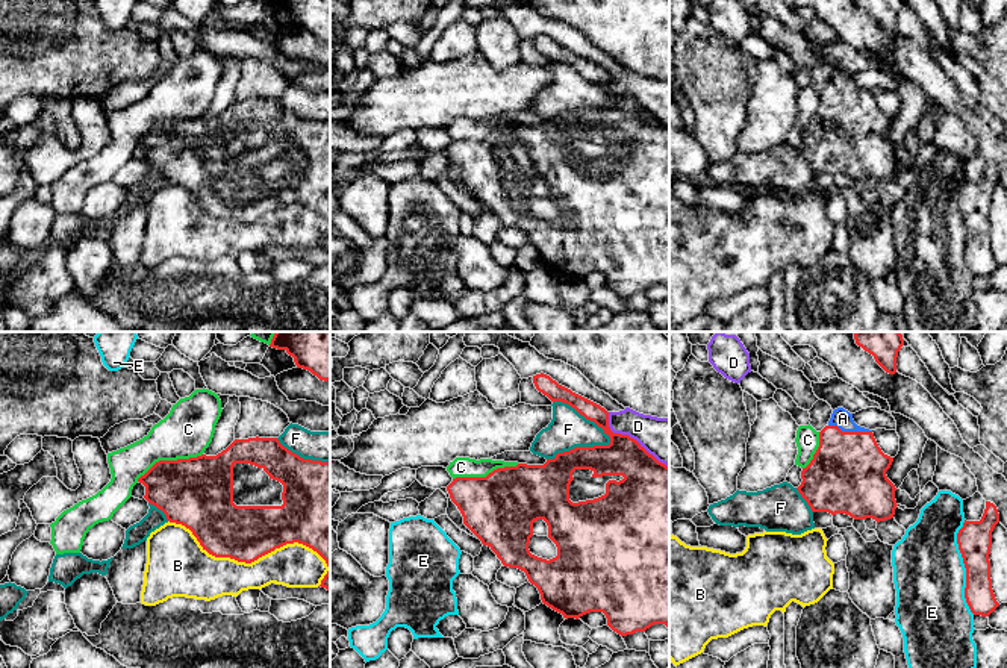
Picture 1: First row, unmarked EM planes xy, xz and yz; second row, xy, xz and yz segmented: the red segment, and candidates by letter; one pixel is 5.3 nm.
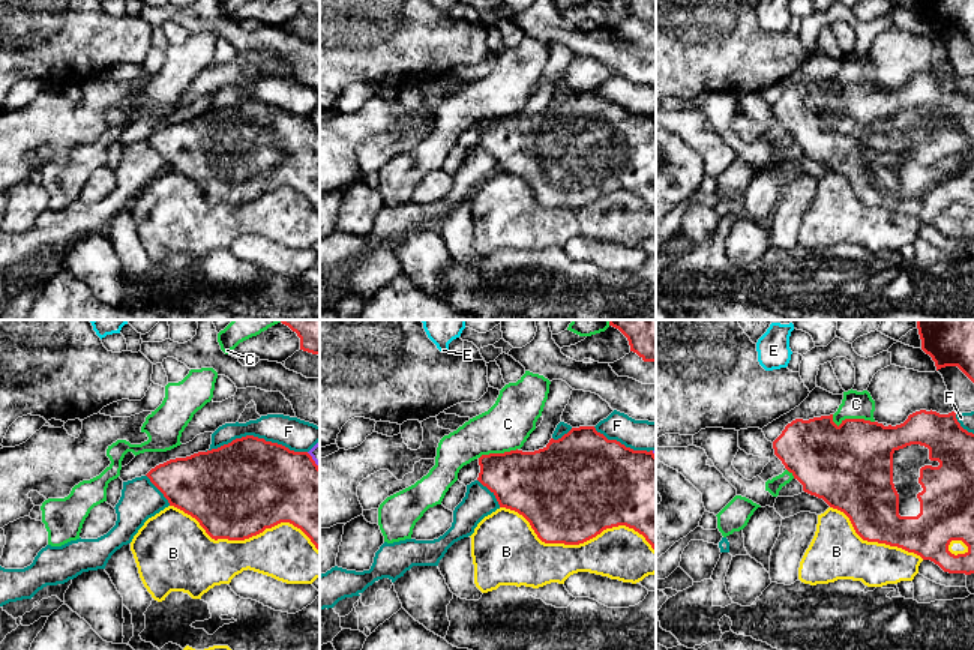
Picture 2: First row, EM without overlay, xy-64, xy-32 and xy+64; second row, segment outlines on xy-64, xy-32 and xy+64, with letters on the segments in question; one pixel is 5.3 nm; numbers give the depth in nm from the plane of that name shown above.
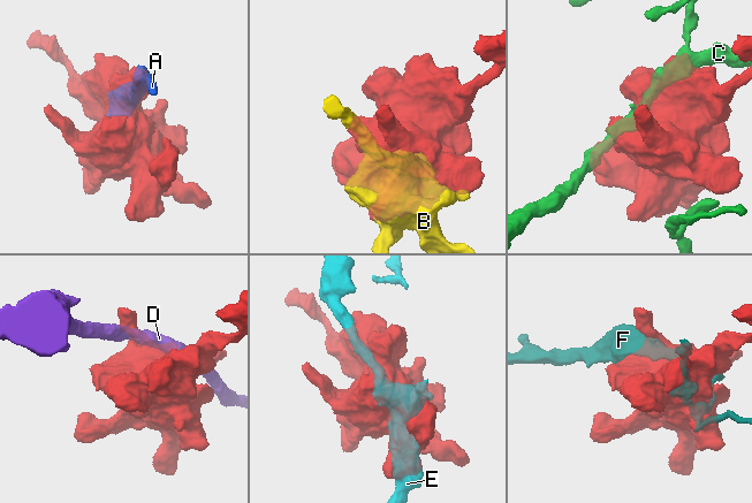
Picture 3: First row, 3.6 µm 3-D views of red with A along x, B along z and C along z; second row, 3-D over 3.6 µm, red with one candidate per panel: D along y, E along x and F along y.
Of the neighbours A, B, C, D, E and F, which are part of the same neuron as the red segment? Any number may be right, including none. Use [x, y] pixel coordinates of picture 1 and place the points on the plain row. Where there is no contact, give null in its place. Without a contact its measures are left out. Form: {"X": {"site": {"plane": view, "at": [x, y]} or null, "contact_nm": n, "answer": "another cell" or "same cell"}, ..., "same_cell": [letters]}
{"A": {"site": {"plane": "yz", "at": [850, 93]}, "contact_nm": 240, "answer": "same cell"}, "B": {"site": {"plane": "xy", "at": [250, 223]}, "contact_nm": 900, "answer": "another cell"}, "C": {"site": {"plane": "xy", "at": [168, 121]}, "contact_nm": 380, "answer": "another cell"}, "D": {"site": {"plane": "xz", "at": [632, 99]}, "contact_nm": 440, "answer": "another cell"}, "E": {"site": {"plane": "yz", "at": [965, 227]}, "contact_nm": 500, "answer": "another cell"}, "F": {"site": {"plane": "xz", "at": [580, 108]}, "contact_nm": 380, "answer": "another cell"}, "same_cell": ["A"]}

